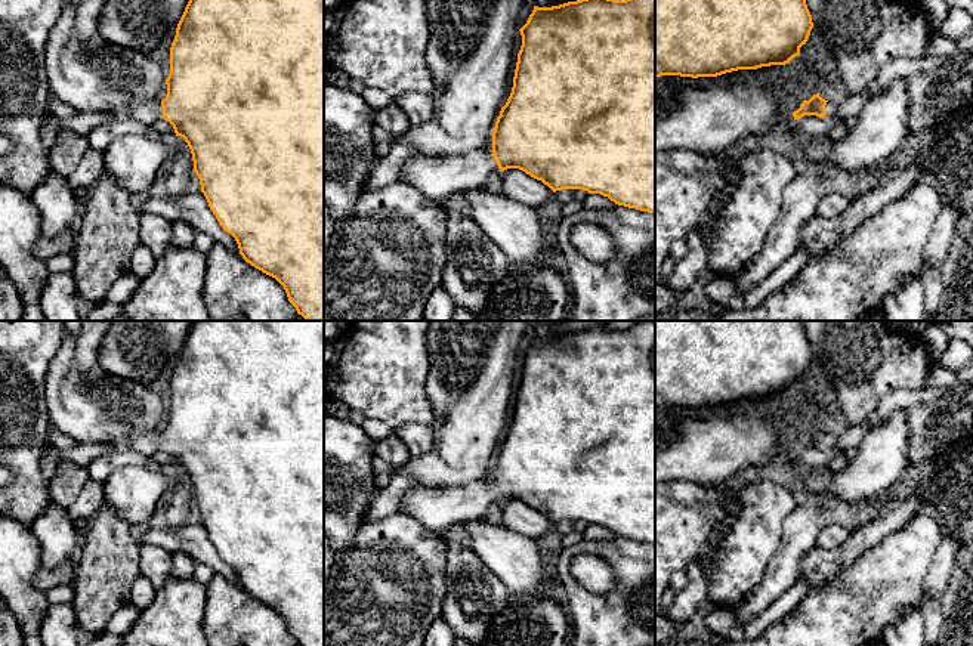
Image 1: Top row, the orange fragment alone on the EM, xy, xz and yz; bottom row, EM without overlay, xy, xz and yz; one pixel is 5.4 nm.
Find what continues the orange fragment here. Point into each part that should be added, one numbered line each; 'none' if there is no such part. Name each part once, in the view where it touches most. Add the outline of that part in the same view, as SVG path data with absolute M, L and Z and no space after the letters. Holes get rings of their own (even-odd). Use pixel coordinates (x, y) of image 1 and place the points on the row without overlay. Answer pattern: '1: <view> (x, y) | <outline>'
1: xz (438, 509) | M479 480L460 488L410 486L399 498L399 511L417 519L427 529L441 532L458 522L482 519L486 509L500 501L491 482Z

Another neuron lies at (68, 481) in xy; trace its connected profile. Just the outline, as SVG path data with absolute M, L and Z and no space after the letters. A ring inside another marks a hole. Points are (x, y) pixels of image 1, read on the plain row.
M58 461L55 477L50 482L49 494L55 504L68 509L89 482L87 469L68 461Z

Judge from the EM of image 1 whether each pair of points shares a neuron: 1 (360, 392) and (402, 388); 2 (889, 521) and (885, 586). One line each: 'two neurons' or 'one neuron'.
1: one neuron
2: two neurons

